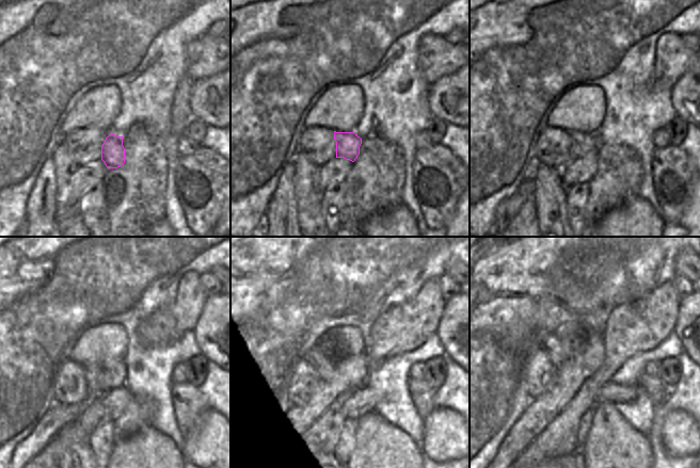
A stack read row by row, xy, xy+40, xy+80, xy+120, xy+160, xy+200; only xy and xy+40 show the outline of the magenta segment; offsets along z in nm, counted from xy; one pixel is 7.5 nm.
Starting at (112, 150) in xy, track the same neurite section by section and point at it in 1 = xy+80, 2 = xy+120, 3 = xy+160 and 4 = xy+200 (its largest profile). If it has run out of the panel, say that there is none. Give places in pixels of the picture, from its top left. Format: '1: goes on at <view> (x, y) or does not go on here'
1: goes on at xy+80 (582, 144)
2: goes on at xy+120 (92, 372)
3: goes on at xy+160 (323, 362)
4: goes on at xy+200 (559, 345)

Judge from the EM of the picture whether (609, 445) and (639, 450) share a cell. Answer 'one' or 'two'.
one

